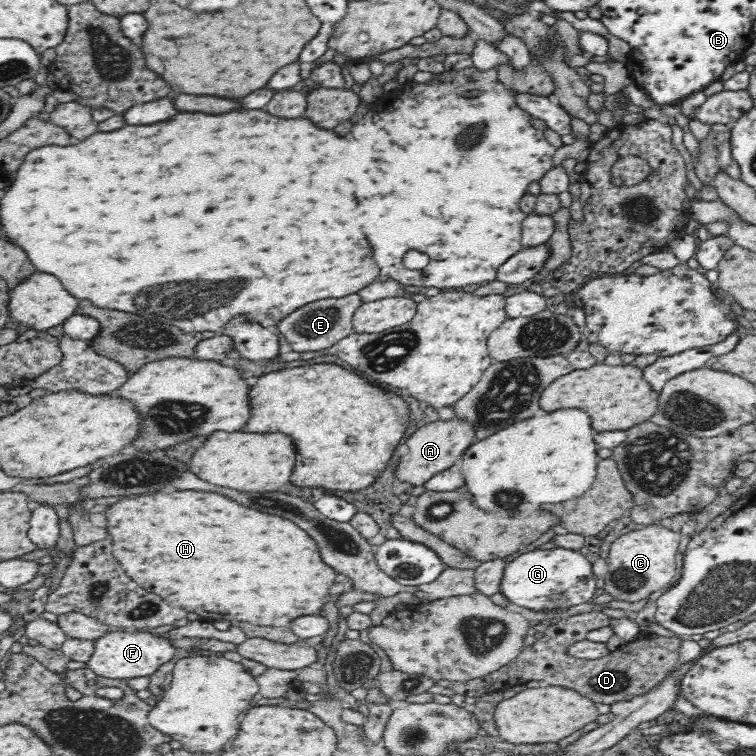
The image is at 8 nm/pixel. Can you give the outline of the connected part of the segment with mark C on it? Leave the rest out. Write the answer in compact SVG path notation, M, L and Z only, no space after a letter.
M646 526L643 530L634 530L628 534L622 534L620 538L616 538L610 546L607 557L608 574L600 579L600 591L606 592L612 596L614 600L620 602L628 602L628 604L636 604L640 600L647 599L652 592L668 586L674 578L676 570L676 554L678 554L678 545L680 543L681 534L671 532L661 526Z

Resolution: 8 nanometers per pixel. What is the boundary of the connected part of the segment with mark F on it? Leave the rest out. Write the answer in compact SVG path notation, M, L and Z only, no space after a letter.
M133 630L125 633L114 631L95 640L94 652L85 666L96 677L128 681L152 676L160 666L168 664L174 658L174 652L176 649L168 643L168 639L160 639L153 634Z

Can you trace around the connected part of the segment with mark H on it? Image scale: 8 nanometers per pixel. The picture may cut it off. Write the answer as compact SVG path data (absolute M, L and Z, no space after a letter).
M184 490L174 492L174 498L170 492L122 498L118 502L114 501L112 506L107 506L105 517L108 523L106 533L112 541L112 556L124 572L140 588L151 590L163 600L173 601L187 613L199 613L198 608L202 608L209 614L223 614L233 622L286 627L296 616L315 615L325 606L328 588L336 576L320 560L316 542L296 524L284 518L262 514L258 510L250 510L216 492Z

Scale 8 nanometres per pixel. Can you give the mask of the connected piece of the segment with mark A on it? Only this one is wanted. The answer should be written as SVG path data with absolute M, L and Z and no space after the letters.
M455 418L449 422L438 420L420 428L405 442L408 446L408 454L401 457L398 466L396 466L394 477L413 487L424 486L436 474L459 464L461 456L472 444L474 431L470 429L470 426L472 425Z

